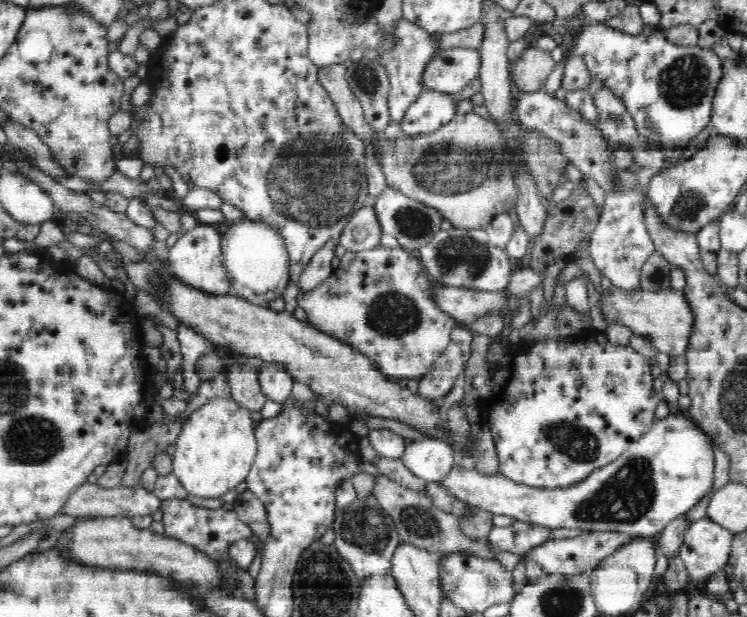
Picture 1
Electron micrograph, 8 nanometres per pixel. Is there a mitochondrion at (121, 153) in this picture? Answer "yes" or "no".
no

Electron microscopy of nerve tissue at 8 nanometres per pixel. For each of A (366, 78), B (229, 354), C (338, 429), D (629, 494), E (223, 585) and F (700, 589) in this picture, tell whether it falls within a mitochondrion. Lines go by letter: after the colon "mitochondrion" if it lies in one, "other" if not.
A: mitochondrion
B: other
C: other
D: mitochondrion
E: other
F: other

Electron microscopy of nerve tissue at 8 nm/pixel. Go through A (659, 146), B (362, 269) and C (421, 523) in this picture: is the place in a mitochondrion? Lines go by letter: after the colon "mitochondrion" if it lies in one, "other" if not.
A: other
B: other
C: mitochondrion

